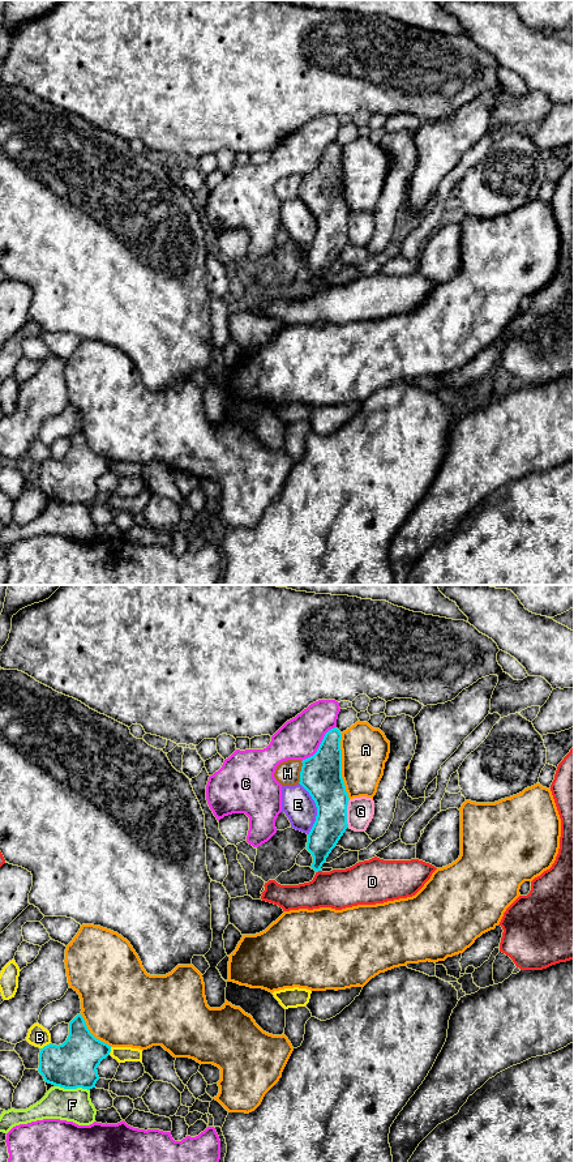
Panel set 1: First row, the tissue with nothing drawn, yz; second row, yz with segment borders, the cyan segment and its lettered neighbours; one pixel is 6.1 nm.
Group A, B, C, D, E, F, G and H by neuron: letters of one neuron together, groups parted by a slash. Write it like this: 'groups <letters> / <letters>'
groups A / B / C / D / E / F / G / H

